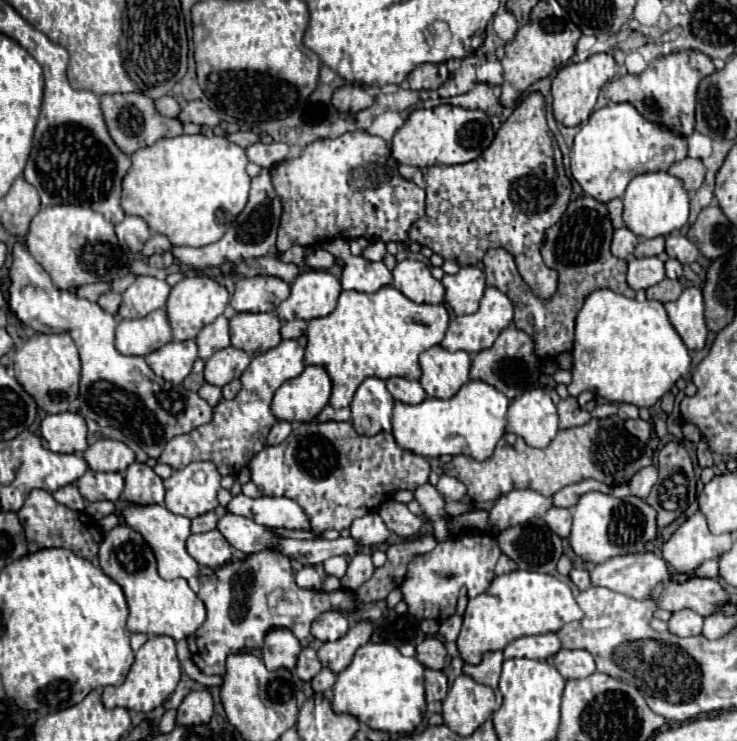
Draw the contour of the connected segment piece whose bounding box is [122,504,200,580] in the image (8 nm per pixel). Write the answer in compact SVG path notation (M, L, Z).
M128 504L122 510L126 524L130 524L136 532L140 532L144 536L144 540L152 546L152 552L158 560L158 574L164 580L174 580L174 578L196 578L200 576L200 564L188 554L186 550L186 540L192 534L190 532L190 518L186 516L178 516L172 514L168 508L152 504L152 506L136 506L136 504Z

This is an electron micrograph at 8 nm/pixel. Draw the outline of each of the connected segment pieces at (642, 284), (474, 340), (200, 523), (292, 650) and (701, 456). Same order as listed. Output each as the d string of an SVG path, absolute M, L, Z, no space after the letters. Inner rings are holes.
M656 256L650 258L630 258L628 260L628 284L634 290L650 288L666 278L664 262Z
M486 288L484 298L480 300L480 308L474 314L466 314L466 316L456 316L448 330L446 336L442 340L442 348L456 352L456 350L464 350L464 352L480 352L484 348L490 348L494 344L494 340L498 338L498 334L512 322L514 316L514 306L510 302L510 298L500 292L498 288Z
M218 506L216 510L206 512L206 514L198 516L198 518L194 518L194 520L192 520L192 532L208 532L208 530L214 530L216 524L218 524L218 520L220 520L224 514L226 514L226 508L224 508L224 506Z
M274 628L262 644L262 660L266 668L292 668L300 654L300 642L288 628Z
M704 439L697 445L697 459L701 468L712 467L714 465L713 455Z

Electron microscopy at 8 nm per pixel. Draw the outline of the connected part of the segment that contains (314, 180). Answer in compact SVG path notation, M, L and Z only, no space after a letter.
M356 130L338 138L324 138L308 144L298 158L284 160L272 170L272 182L282 200L282 220L278 228L278 250L286 252L290 246L314 246L326 238L366 238L368 242L402 242L408 228L424 216L424 190L412 180L404 180L398 172L398 162L392 158L390 148L378 136Z

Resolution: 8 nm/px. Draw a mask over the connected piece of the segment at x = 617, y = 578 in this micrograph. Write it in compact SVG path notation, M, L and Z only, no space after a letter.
M638 554L638 556L616 556L616 558L610 558L602 564L598 564L592 572L590 572L590 580L592 580L592 586L604 586L604 588L610 588L614 592L620 592L620 594L626 594L626 596L634 596L638 600L642 598L650 598L650 592L652 588L662 582L662 580L676 580L676 582L682 582L690 576L702 576L702 578L716 578L718 576L718 560L706 560L706 564L702 564L702 568L698 568L698 572L692 572L692 574L670 574L668 568L666 568L666 562L662 558L658 558L656 554Z

